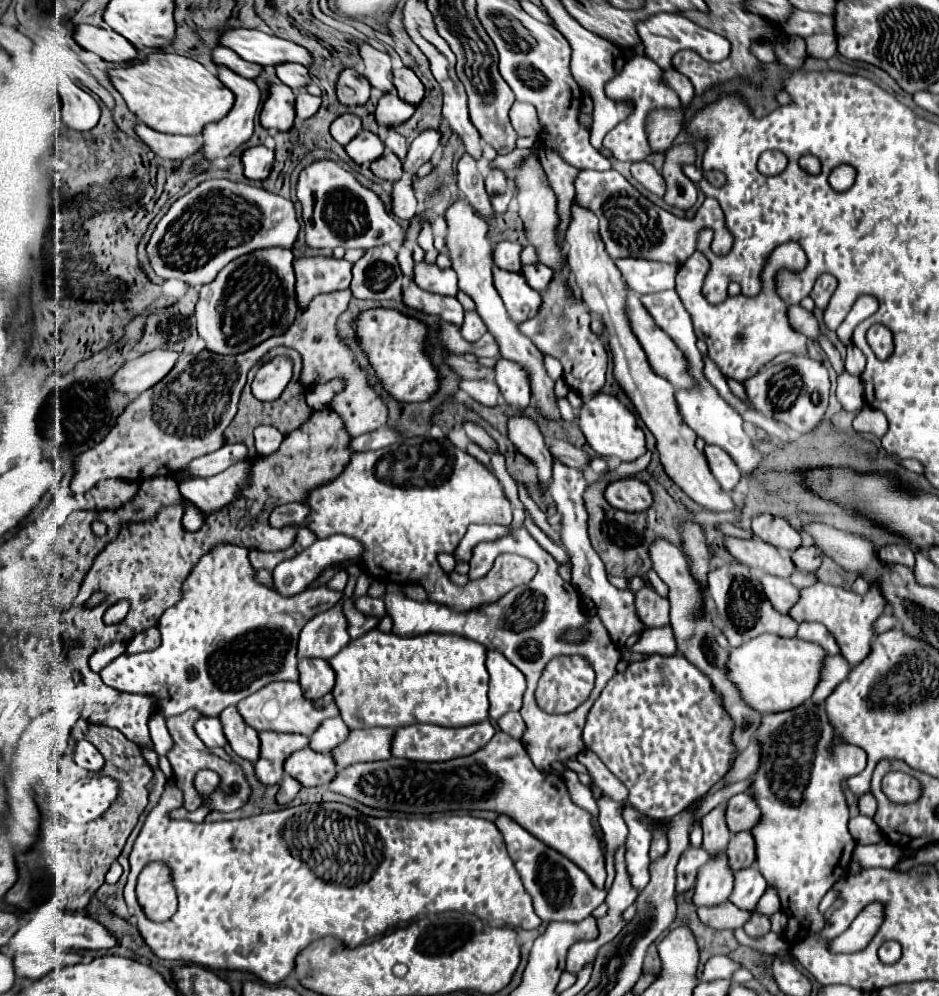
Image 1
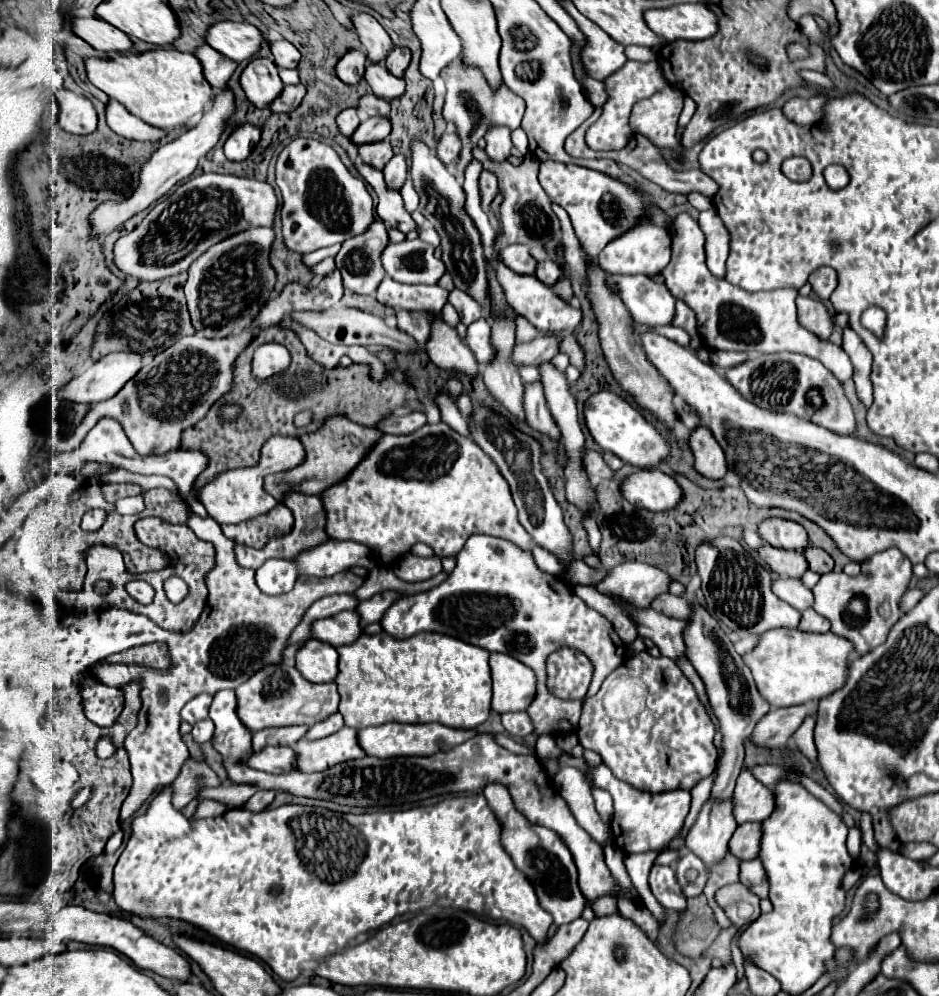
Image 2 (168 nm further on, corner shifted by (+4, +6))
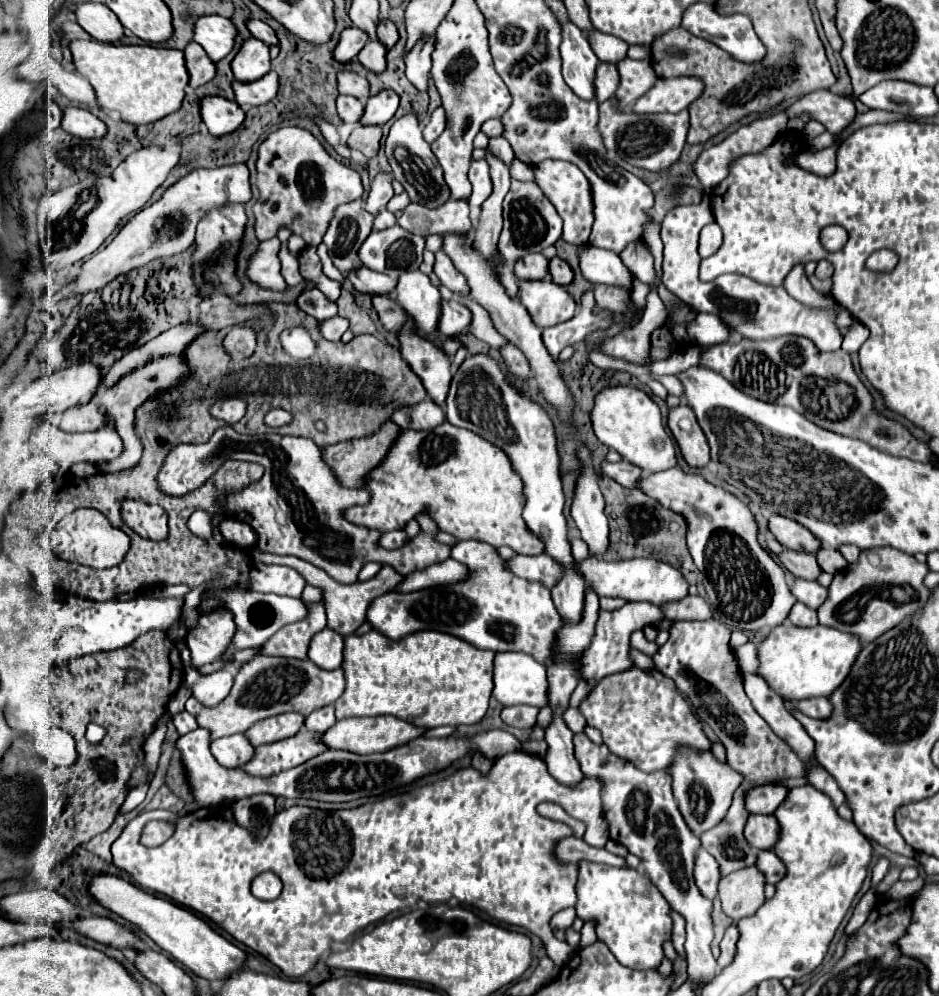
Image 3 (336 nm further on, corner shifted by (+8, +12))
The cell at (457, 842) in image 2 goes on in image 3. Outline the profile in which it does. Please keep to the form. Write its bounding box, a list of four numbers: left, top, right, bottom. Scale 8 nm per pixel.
[112,750,608,978]

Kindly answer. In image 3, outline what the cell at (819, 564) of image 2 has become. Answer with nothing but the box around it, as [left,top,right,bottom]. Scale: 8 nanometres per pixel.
[816,548,848,574]

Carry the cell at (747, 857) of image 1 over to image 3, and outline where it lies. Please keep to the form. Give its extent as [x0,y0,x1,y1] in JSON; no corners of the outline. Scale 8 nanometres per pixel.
[744,814,780,850]

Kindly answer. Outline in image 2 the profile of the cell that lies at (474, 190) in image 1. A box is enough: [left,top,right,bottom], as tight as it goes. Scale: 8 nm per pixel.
[438,130,462,166]

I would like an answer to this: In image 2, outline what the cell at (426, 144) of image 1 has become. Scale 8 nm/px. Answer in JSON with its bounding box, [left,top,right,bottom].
[384,154,408,188]

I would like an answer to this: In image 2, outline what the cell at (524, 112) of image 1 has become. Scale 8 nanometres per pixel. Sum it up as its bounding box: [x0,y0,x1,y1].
[440,60,526,176]

